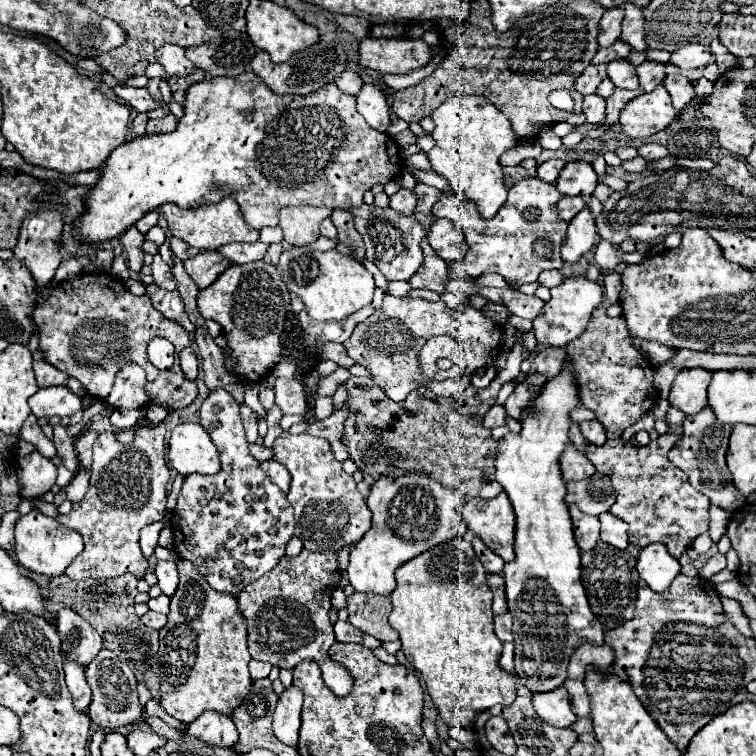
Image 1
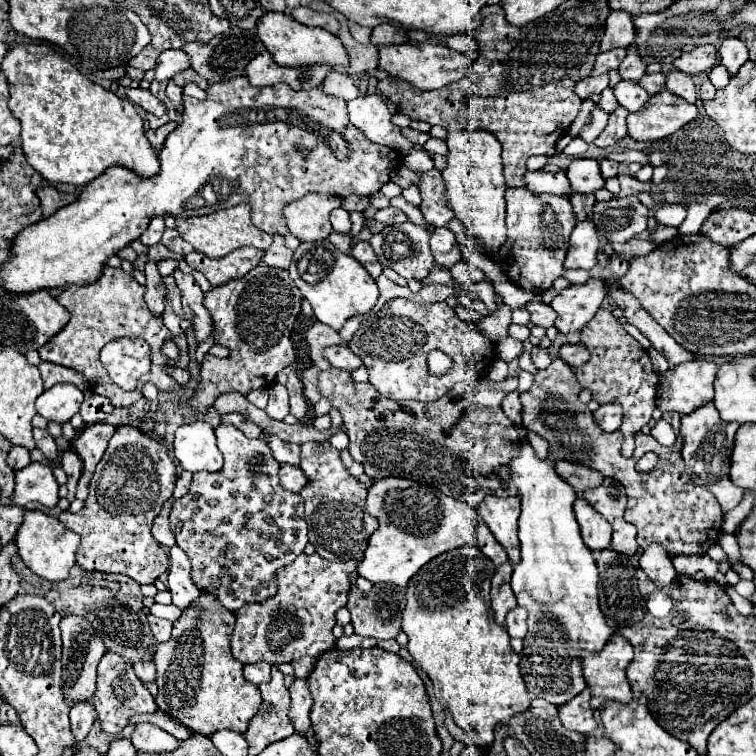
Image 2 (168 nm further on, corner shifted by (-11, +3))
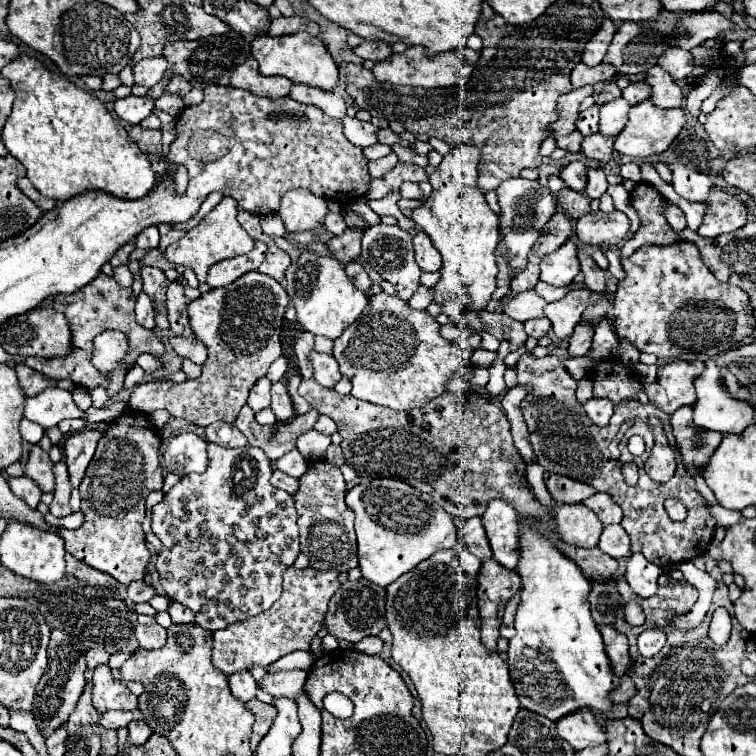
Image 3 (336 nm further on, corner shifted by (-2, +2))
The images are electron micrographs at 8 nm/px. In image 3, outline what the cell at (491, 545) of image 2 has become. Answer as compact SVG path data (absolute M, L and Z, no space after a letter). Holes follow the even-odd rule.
M470 518L470 520L464 520L462 528L460 528L460 536L466 544L466 548L480 560L486 560L486 558L492 558L492 550L490 550L490 542L486 538L486 532L484 532L484 526L480 522L480 518Z

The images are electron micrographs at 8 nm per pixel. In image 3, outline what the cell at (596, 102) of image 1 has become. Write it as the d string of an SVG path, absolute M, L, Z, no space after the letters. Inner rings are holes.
M574 130L572 134L558 138L556 144L558 144L560 148L568 150L568 152L580 152L580 144L582 144L582 140L584 140L584 136L582 136L578 130Z

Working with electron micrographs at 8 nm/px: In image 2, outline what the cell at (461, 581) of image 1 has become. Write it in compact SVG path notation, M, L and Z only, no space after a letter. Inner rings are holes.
M475 545L447 551L431 559L415 573L415 577L411 577L403 611L403 631L409 637L407 649L433 683L433 695L445 709L445 727L455 741L463 741L475 749L489 747L493 743L495 727L507 725L513 715L525 711L531 703L519 669L521 657L511 649L507 629L495 625L487 605L493 571L495 565L491 565Z

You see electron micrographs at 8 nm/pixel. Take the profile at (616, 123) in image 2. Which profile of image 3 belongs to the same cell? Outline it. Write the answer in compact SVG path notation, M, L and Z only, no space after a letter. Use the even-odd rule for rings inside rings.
M596 132L596 134L590 134L590 136L584 138L582 152L588 158L596 158L600 162L608 162L612 158L612 152L614 152L612 144L614 144L614 138L606 138L600 132Z

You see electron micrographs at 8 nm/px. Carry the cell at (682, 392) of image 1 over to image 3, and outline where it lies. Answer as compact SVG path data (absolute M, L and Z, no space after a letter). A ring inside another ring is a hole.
M672 360L658 368L656 382L644 384L648 400L664 414L674 414L680 406L696 402L694 378L704 370L702 362Z

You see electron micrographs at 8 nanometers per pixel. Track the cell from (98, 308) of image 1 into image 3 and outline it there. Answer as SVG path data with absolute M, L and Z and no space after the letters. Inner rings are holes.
M100 272L90 284L86 284L82 290L78 290L74 294L58 294L54 298L52 306L54 306L54 310L62 312L66 316L68 324L70 324L70 330L72 330L72 344L70 346L72 346L72 350L64 358L26 358L24 364L34 368L36 372L42 372L42 374L54 378L54 380L68 378L68 380L72 380L74 384L78 384L86 390L102 386L102 388L106 388L110 396L114 396L123 388L127 370L136 363L140 354L144 354L144 352L158 354L158 356L164 354L164 342L156 336L156 332L146 330L144 326L136 324L136 320L134 320L134 302L136 302L136 296L134 296L132 288L122 288L112 276L106 276L104 272ZM107 330L126 332L130 349L126 358L120 362L120 366L106 380L90 364L90 358L92 358L92 340L94 340L94 336Z

